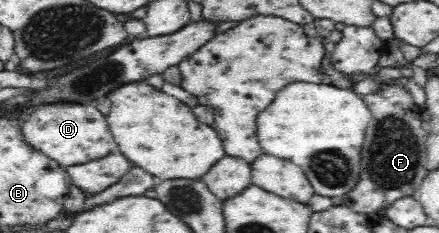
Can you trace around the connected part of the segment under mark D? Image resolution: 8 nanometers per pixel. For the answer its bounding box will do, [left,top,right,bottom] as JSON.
[19,103,118,167]

